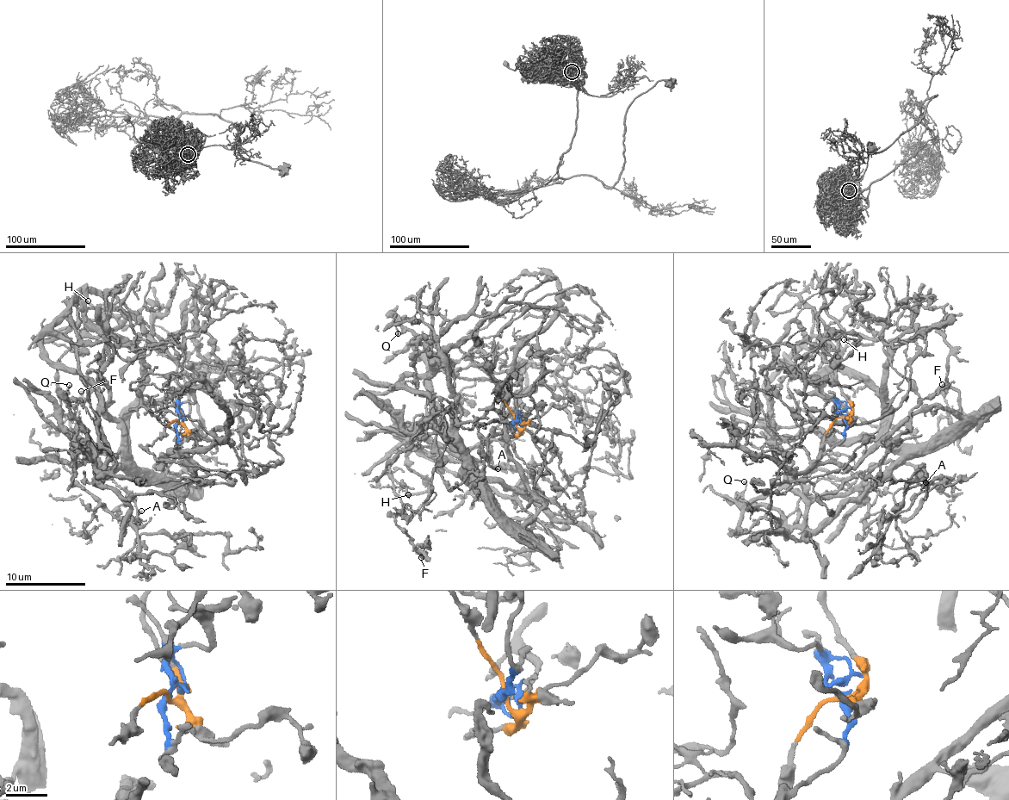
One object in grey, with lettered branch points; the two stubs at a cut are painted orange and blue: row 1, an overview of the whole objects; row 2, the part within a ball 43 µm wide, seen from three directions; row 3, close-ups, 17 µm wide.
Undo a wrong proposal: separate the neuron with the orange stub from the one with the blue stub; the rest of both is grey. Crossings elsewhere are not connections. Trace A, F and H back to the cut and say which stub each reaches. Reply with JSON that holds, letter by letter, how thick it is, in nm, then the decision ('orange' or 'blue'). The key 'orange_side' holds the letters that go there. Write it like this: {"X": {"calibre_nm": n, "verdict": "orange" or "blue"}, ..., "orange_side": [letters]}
{"A": {"calibre_nm": 220, "verdict": "blue"}, "F": {"calibre_nm": 280, "verdict": "orange"}, "H": {"calibre_nm": 220, "verdict": "orange"}, "orange_side": ["F", "H"]}

